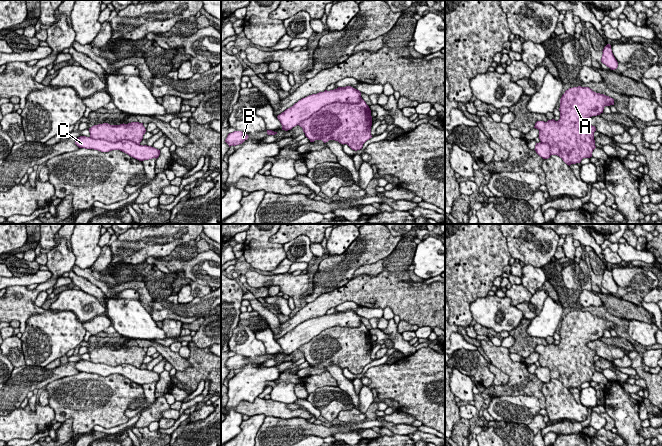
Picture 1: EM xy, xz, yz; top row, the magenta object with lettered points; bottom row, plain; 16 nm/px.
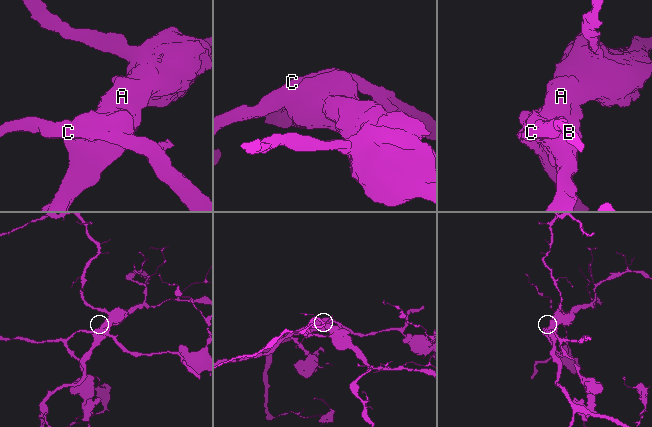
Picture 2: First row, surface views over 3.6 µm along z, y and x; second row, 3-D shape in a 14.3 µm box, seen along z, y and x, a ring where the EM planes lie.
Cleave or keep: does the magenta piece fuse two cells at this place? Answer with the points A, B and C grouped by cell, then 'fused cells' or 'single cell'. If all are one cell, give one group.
A B C | single cell

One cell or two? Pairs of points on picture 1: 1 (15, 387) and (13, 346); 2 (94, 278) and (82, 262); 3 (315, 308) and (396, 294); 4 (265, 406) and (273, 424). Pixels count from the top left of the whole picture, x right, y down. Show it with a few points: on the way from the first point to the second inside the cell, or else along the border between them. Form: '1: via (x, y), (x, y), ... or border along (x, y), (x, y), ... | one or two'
1: border along (25, 364), (14, 368) | two
2: border along (75, 264), (82, 268), (91, 267) | two
3: via (335, 298), (342, 294), (376, 294) | one
4: border along (265, 416), (294, 417) | two

